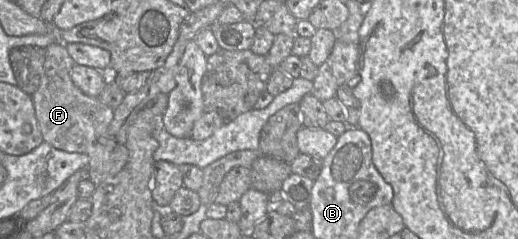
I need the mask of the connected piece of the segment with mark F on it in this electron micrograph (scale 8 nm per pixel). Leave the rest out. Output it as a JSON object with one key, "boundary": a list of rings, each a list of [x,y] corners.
{"boundary":[[[54,41],[46,48],[46,59],[42,69],[42,78],[39,87],[31,95],[38,126],[43,140],[53,147],[66,152],[87,154],[89,163],[87,177],[97,186],[108,178],[119,173],[128,160],[128,150],[125,145],[119,144],[109,135],[109,125],[113,119],[114,109],[105,105],[99,97],[84,94],[71,79],[71,69],[75,64],[70,57],[66,46],[61,41]]]}

